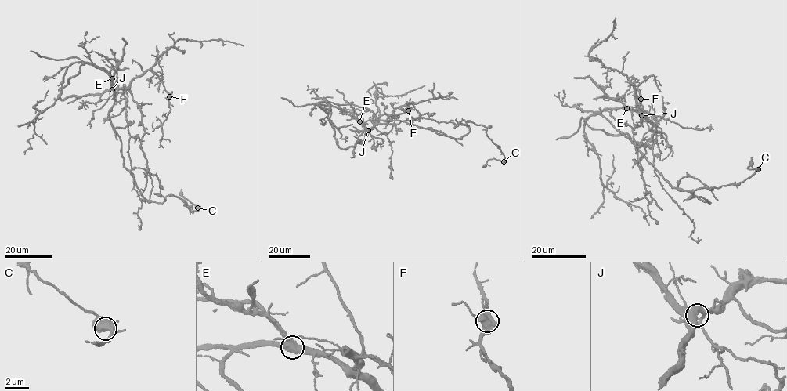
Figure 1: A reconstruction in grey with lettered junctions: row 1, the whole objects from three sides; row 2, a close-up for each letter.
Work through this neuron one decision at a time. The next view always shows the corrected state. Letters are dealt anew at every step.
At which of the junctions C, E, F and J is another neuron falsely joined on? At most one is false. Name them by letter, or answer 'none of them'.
none of them

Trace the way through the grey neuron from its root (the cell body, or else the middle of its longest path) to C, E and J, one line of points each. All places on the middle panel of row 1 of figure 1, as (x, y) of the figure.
C: (376, 117), (398, 119), (456, 139), (469, 132), (467, 121), (481, 124), (499, 148), (503, 161)
E: (376, 117), (368, 109), (364, 111), (355, 109), (353, 114), (359, 121)
J: (376, 117), (368, 109), (364, 111), (354, 110), (355, 117), (368, 130)

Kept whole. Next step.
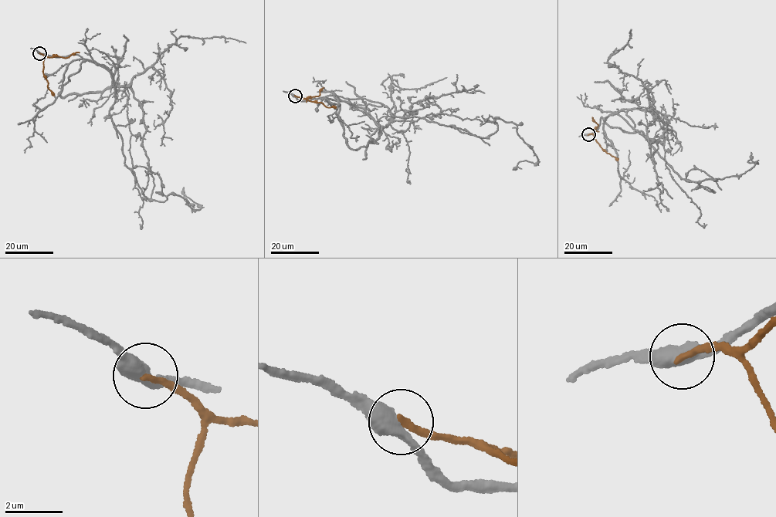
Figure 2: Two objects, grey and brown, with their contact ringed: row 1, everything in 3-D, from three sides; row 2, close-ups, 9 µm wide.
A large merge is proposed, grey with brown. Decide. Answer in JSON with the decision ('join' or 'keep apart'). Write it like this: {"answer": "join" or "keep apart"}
{"answer": "keep apart"}

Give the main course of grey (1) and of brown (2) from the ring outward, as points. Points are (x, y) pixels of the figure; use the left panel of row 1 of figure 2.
1: (39, 53), (77, 55), (108, 70), (110, 113), (141, 192), (163, 201), (178, 194), (199, 209), (183, 187)
2: (39, 53), (44, 57), (43, 73), (54, 95)

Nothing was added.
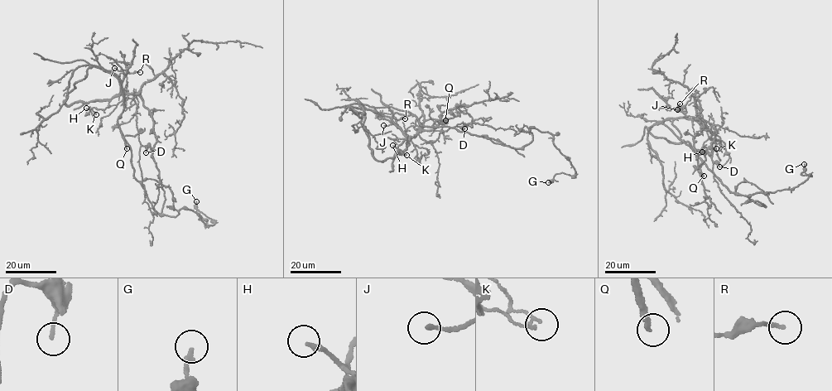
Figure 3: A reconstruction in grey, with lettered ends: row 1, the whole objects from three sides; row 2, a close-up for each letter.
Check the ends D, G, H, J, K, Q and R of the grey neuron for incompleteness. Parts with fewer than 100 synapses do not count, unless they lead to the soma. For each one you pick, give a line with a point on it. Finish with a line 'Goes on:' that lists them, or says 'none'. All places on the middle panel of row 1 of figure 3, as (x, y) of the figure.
Q: Place: (445, 120)
Goes on: Q

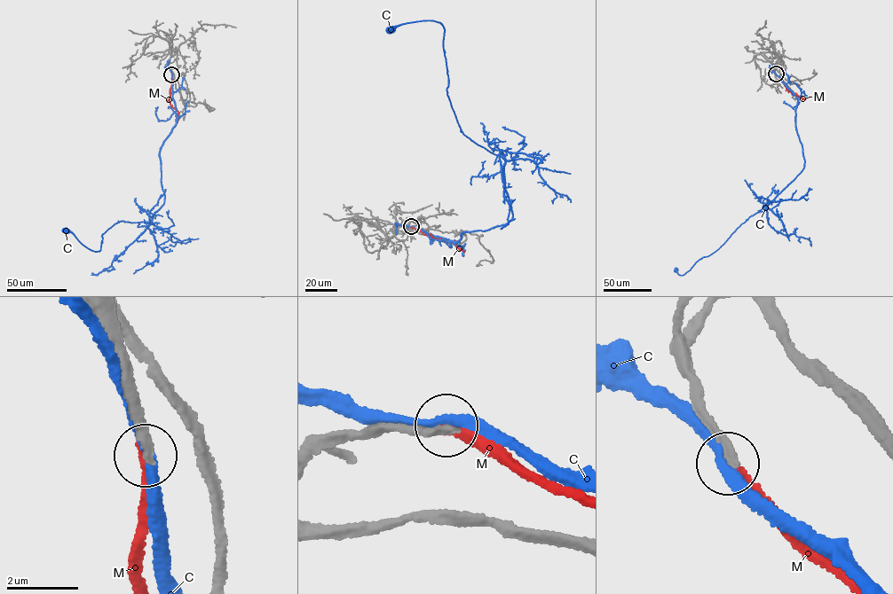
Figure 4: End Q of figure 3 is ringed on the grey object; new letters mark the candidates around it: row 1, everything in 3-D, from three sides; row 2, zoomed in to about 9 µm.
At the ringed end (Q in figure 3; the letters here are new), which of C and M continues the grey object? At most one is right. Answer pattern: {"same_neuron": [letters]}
{"same_neuron": ["M"]}

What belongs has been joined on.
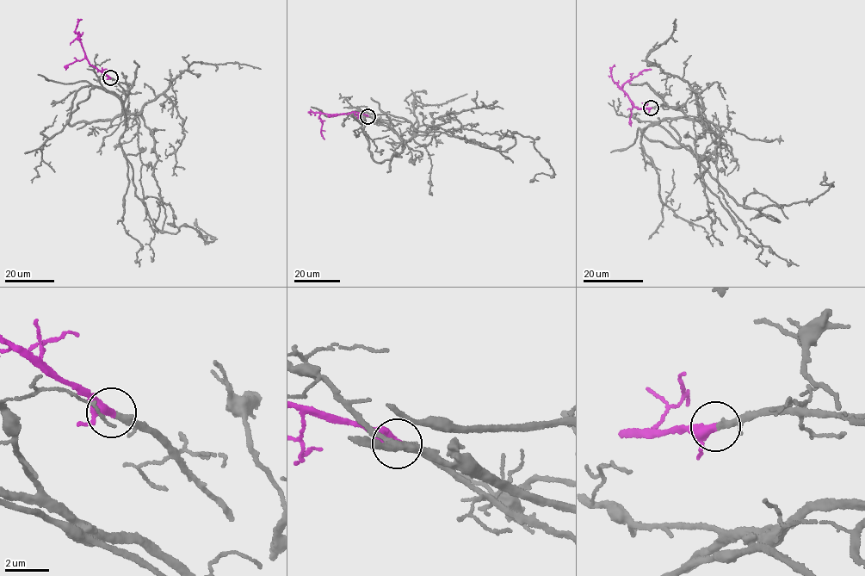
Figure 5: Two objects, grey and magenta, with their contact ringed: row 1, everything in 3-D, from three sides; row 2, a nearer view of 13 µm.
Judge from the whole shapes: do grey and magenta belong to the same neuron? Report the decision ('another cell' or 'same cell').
same cell

